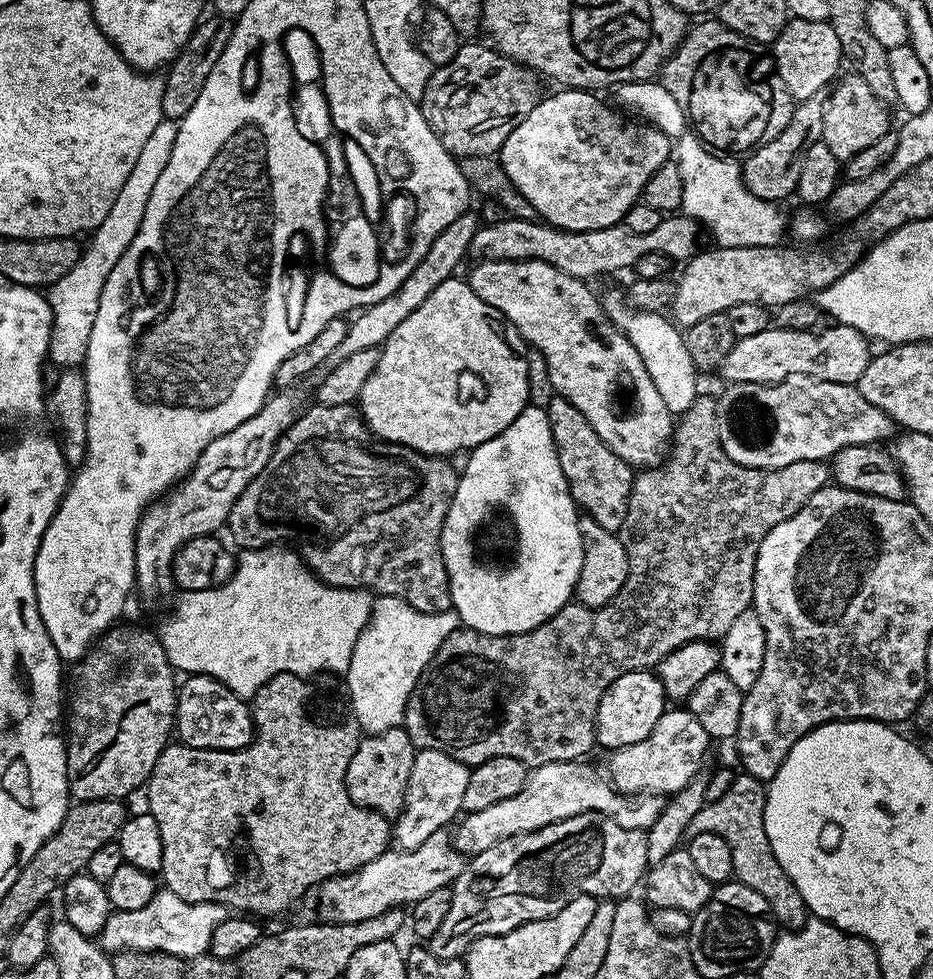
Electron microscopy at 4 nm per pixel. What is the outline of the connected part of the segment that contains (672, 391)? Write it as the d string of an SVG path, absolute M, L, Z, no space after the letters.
M621 300L607 301L608 317L627 336L634 350L638 350L646 366L646 374L650 374L650 382L658 386L658 394L662 394L662 402L666 402L666 410L673 414L684 413L696 401L698 395L696 389L698 369L690 358L690 350L686 350L684 332L667 315L659 312L643 312L632 307L631 303Z

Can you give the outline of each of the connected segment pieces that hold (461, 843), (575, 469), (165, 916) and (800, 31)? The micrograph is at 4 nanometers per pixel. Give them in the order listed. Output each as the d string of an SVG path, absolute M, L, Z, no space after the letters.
M567 760L531 769L526 786L522 786L514 798L505 798L494 806L486 806L486 810L481 812L469 812L459 821L460 829L454 832L457 849L464 854L490 850L490 846L500 840L533 832L583 812L600 812L610 816L618 822L618 826L626 826L626 830L646 830L658 818L658 814L662 814L666 803L663 795L617 792L603 775L600 777L590 765L584 763L588 762Z
M553 396L546 411L552 418L552 437L558 462L577 509L587 519L598 522L602 530L619 533L626 518L626 506L630 502L634 475L632 465L618 458L618 454L614 454L614 450L610 450L610 446L606 446L606 442L602 442L598 434L594 434L594 426L586 422L582 410L578 410L578 406L574 406L566 398Z
M158 890L140 910L113 911L98 935L98 944L108 954L125 950L165 952L187 962L208 952L214 930L228 915L230 912L225 905L186 902L186 898L178 898L178 894Z
M789 19L776 39L774 63L776 72L788 87L788 93L792 95L793 101L799 102L821 95L837 79L841 71L840 64L842 68L838 34L834 34L827 20Z

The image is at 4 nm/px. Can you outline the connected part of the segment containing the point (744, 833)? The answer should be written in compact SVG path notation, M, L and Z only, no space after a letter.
M747 774L737 775L730 790L722 798L716 802L705 803L704 808L694 814L694 818L688 823L688 832L692 836L703 832L718 834L718 838L722 838L722 842L730 846L730 858L734 858L732 871L735 879L750 886L750 890L758 890L758 894L766 898L772 917L781 929L798 929L807 922L810 913L802 894L798 894L798 886L790 882L786 870L782 870L778 858L774 858L770 838L766 838L765 795L766 788L761 780Z

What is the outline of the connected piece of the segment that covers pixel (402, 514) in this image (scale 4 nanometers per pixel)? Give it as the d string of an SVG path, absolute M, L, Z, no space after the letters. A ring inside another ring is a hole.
M316 402L305 407L304 411L297 416L296 421L288 427L284 437L280 440L279 446L272 452L270 462L242 490L238 502L234 502L232 516L244 516L248 512L248 524L240 524L233 530L232 536L238 543L244 544L248 548L267 548L269 546L280 546L285 541L291 542L298 549L301 560L312 569L313 574L332 588L365 588L381 596L393 596L402 598L410 602L416 610L423 612L447 612L452 608L452 595L450 594L450 578L446 574L446 562L442 552L442 526L446 522L446 514L450 510L450 502L456 493L456 487L460 481L457 469L452 469L452 460L443 456L427 456L421 452L416 452L412 448L407 448L401 444L391 444L388 440L379 440L365 424L363 416L352 404L346 405L324 405ZM283 448L292 448L288 452L288 457L284 460ZM388 496L408 496L405 500L400 500L397 504L392 504L389 508L380 508L376 512L379 504L384 504Z

